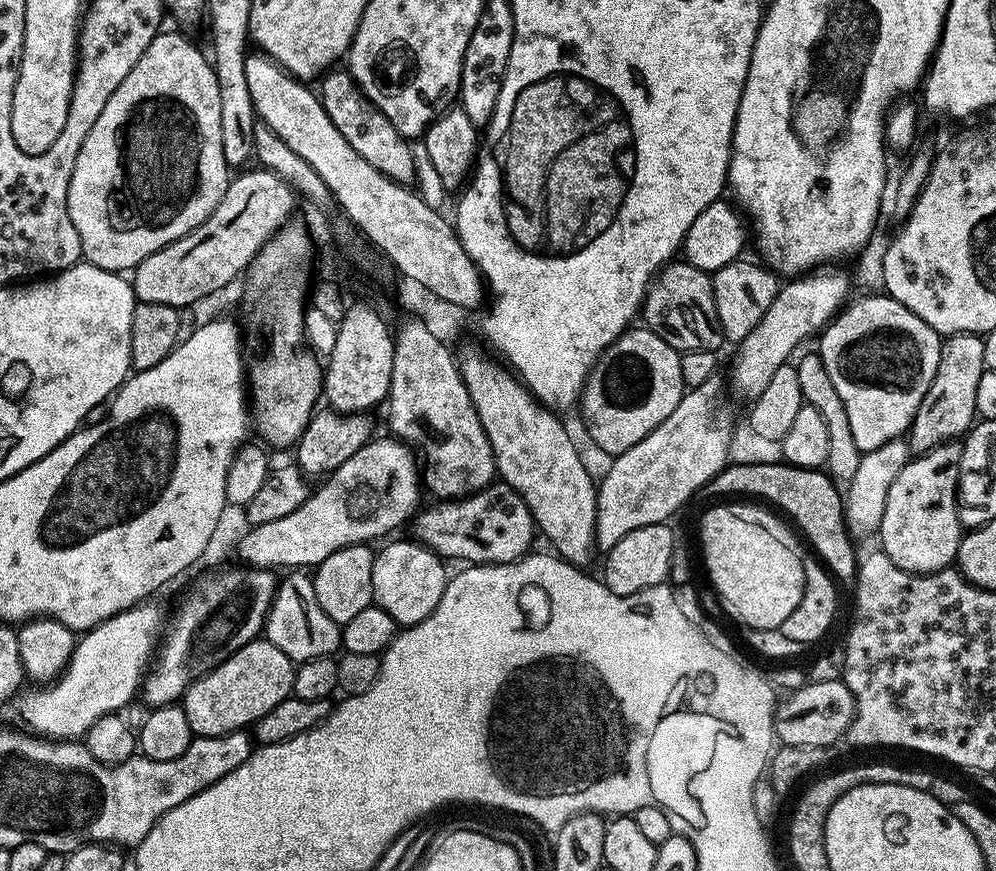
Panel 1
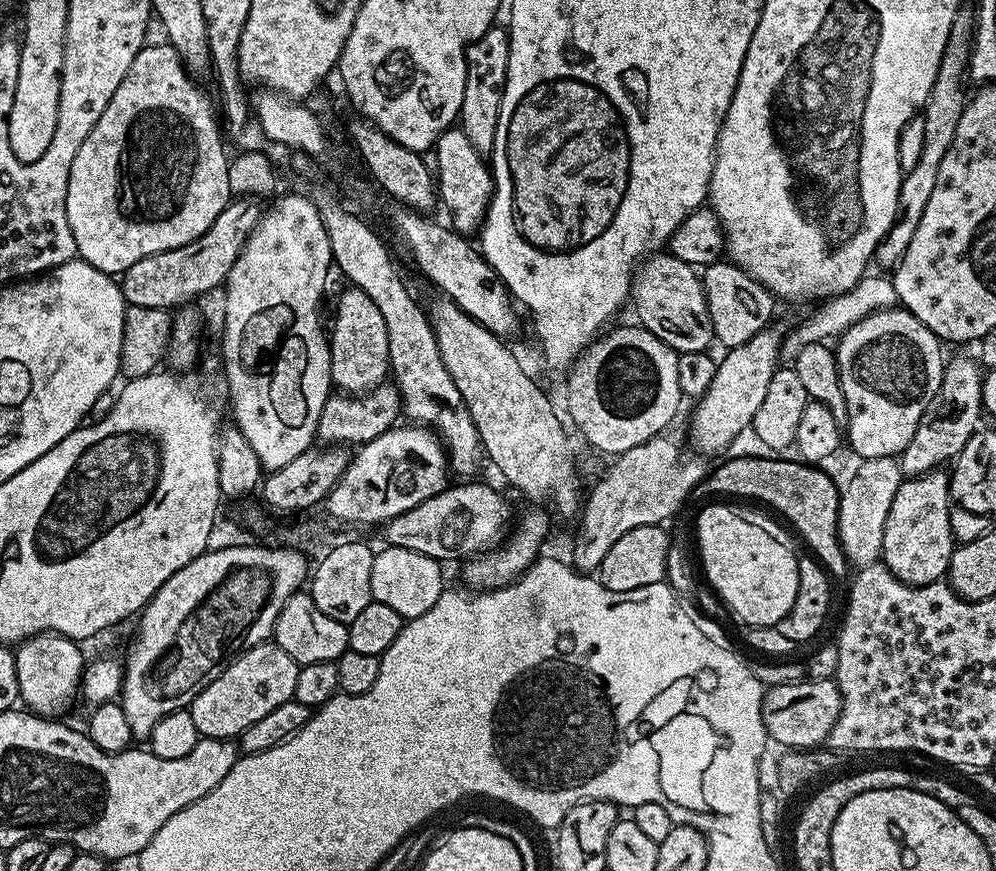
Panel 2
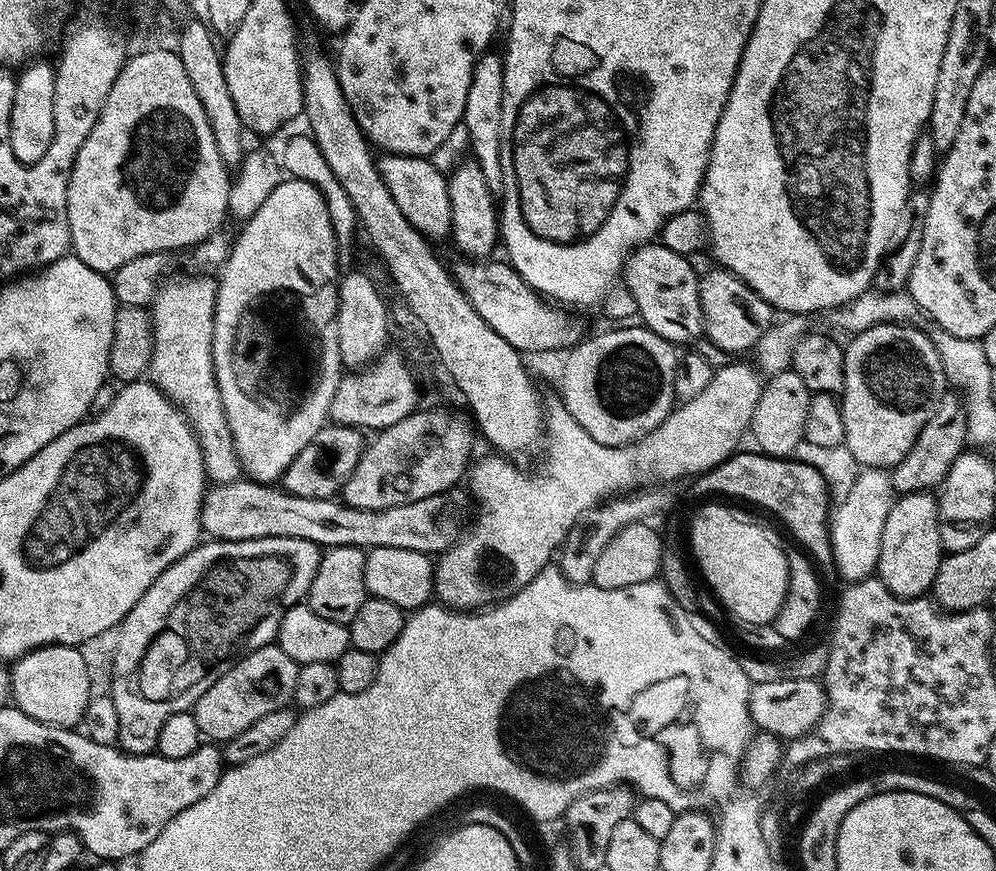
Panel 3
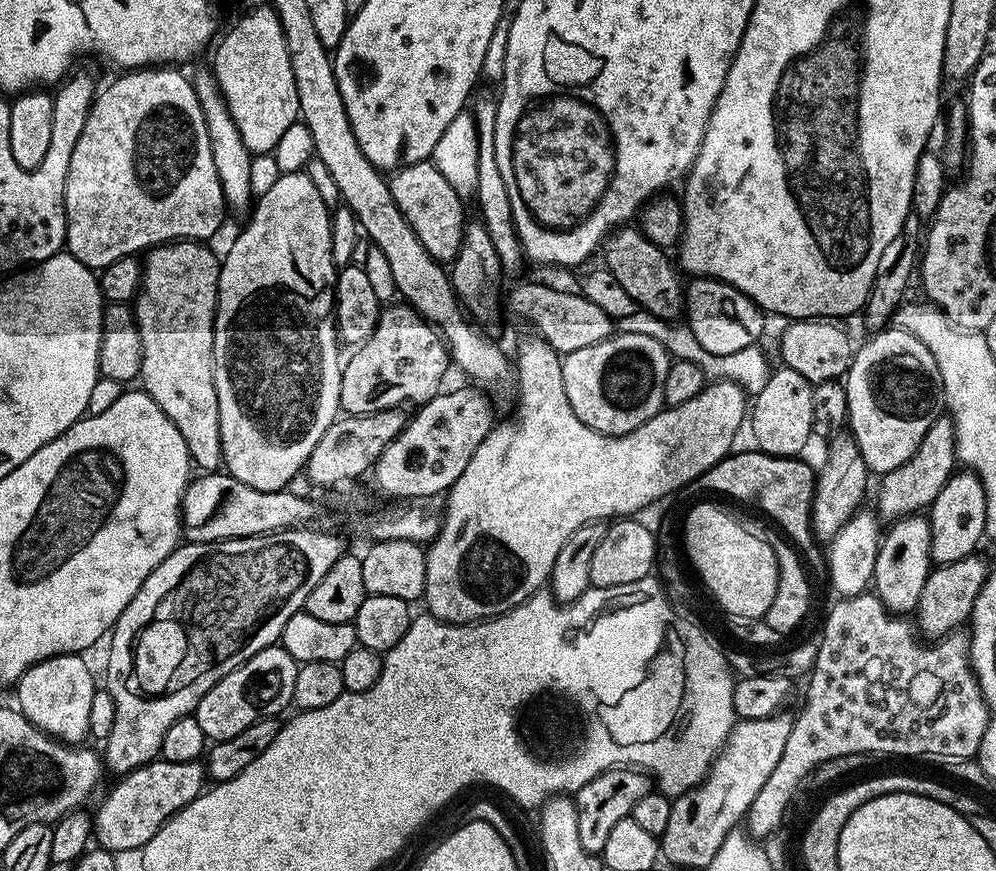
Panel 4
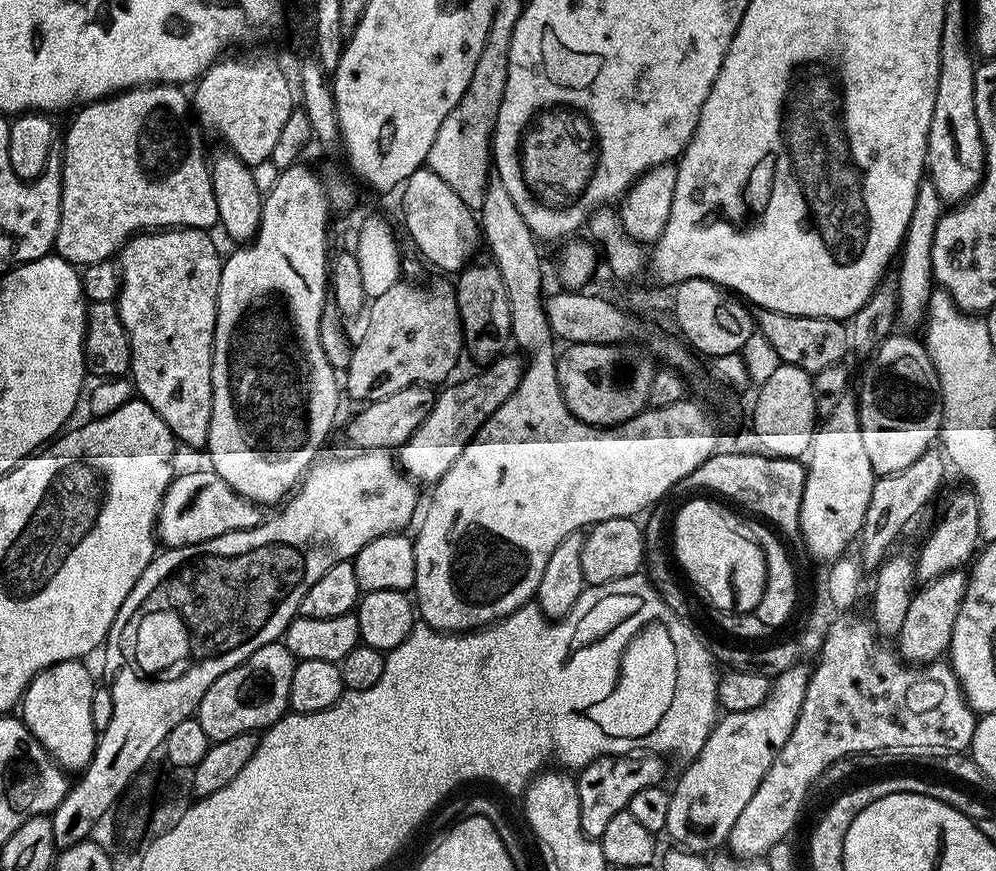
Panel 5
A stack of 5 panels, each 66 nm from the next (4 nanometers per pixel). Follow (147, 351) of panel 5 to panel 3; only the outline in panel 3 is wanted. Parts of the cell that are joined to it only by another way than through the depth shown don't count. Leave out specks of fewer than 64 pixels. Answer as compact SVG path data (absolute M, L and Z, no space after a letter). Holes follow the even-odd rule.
M212 274L187 275L176 277L173 275L171 278L165 279L156 293L155 300L150 305L154 350L152 351L152 361L148 367L148 376L151 383L155 384L160 393L167 396L168 401L175 404L184 413L188 423L192 425L192 430L195 432L202 450L205 477L213 485L233 484L235 480L241 479L242 469L234 446L234 438L230 434L230 424L226 422L226 410L222 406L222 398L216 385L216 371L212 365L212 339L214 338L218 280Z

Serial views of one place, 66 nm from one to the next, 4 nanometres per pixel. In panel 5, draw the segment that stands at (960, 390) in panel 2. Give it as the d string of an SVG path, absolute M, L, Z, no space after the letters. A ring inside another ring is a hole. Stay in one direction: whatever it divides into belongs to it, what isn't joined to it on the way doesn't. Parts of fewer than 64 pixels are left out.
M929 450L922 454L922 458L910 462L906 470L876 479L874 494L870 494L870 506L866 506L866 518L858 537L858 559L865 569L879 568L880 563L893 551L892 543L899 538L900 531L931 502L936 491L943 486L944 468L946 461L943 455L939 451Z

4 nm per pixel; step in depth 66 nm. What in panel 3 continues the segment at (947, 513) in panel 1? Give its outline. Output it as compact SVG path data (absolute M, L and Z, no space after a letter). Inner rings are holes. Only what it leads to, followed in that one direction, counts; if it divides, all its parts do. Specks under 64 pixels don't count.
M931 491L901 495L886 515L886 524L882 531L882 548L879 551L875 575L895 596L909 600L915 596L923 596L931 589L938 574L938 566L943 562L945 555L940 533L940 505L937 497Z

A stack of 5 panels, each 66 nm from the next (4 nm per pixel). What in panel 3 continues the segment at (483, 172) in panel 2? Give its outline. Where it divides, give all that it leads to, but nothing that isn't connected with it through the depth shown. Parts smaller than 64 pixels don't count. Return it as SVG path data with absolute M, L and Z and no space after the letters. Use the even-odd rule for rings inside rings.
M464 158L456 167L447 173L448 197L450 198L450 214L452 230L450 240L456 243L461 257L469 260L482 260L493 255L498 248L498 206L494 201L494 193L486 186L486 178L482 170L471 158Z

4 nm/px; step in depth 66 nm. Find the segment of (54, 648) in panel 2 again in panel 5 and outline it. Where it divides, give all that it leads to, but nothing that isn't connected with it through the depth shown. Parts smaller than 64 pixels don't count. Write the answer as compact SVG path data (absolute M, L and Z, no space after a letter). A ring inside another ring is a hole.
M67 660L42 670L30 682L22 701L22 719L30 734L38 738L61 768L72 774L87 768L98 739L94 718L90 715L98 684L92 681L92 672L86 665L84 660Z

